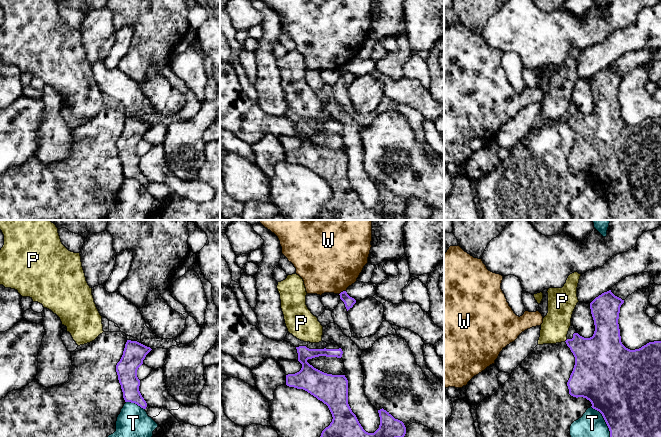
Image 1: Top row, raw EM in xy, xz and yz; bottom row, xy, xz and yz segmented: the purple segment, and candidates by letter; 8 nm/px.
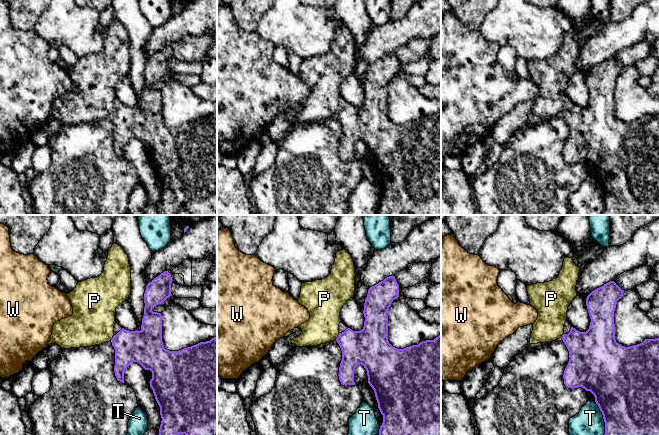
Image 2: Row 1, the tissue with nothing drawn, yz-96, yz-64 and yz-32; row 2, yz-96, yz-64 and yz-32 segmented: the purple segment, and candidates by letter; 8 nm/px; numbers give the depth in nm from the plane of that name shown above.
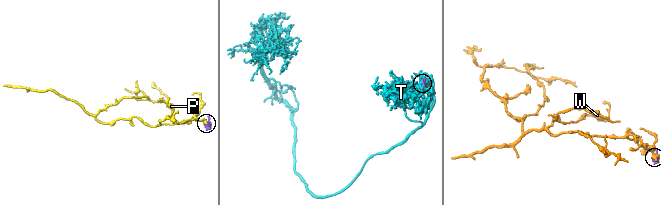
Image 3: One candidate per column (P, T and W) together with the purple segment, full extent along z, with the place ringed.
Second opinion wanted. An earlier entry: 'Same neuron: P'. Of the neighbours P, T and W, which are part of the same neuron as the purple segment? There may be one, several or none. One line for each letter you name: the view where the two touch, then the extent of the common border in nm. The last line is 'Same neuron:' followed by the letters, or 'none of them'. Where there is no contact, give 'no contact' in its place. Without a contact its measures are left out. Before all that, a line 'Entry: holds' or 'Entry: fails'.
Entry: fails
Same neuron: none of them

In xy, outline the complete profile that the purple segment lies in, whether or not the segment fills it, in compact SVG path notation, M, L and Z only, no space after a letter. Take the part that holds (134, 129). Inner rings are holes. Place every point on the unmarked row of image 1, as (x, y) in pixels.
M127 116L123 131L116 141L125 178L135 179L143 185L146 185L147 179L139 167L140 156L137 153L137 146L151 126L137 117Z

